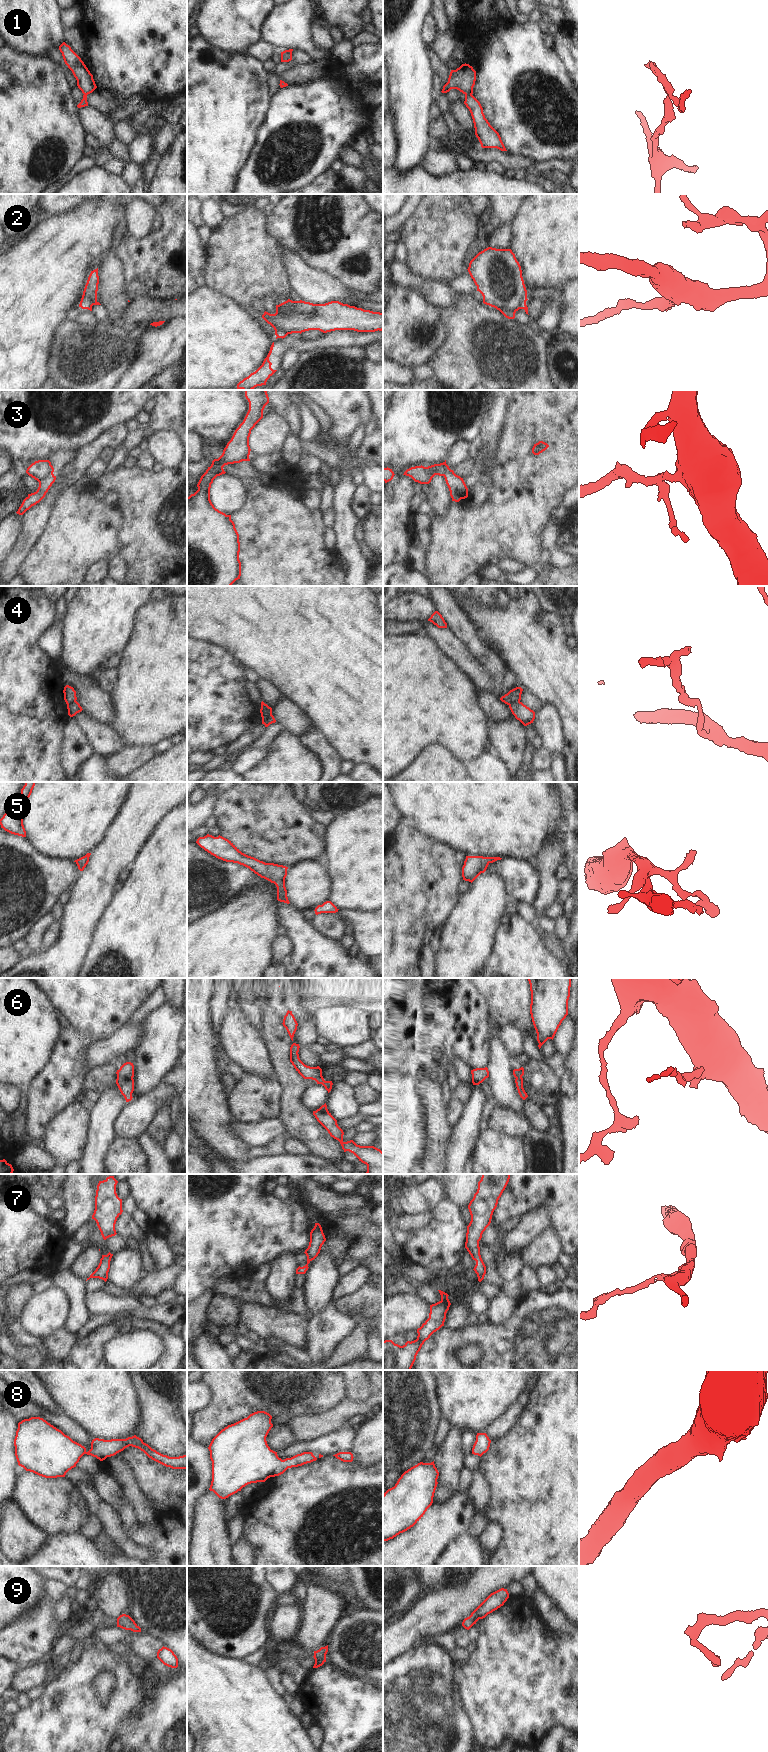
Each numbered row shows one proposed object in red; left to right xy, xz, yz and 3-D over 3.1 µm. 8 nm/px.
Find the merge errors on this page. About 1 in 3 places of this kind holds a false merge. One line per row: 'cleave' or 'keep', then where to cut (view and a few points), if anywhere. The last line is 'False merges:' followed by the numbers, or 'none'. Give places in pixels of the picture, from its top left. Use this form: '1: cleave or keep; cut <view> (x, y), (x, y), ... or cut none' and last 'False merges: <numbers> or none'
1: keep; cut none
2: cleave; cut xz (287, 333), (277, 336)
3: cleave; cut xy (51, 465), (51, 471), (38, 481)
4: cleave; cut xz (271, 713), (264, 724)
5: keep; cut none
6: keep; cut none
7: keep; cut none
8: keep; cut none
9: keep; cut none
False merges: 2, 3, 4

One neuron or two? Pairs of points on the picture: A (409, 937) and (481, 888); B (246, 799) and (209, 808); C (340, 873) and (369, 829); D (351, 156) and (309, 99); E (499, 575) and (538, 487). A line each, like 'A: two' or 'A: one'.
A: two
B: two
C: one
D: two
E: two

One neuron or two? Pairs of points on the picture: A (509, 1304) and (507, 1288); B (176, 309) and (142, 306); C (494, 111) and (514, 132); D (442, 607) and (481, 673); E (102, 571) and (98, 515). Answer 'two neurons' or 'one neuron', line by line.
A: two neurons
B: one neuron
C: one neuron
D: two neurons
E: two neurons

